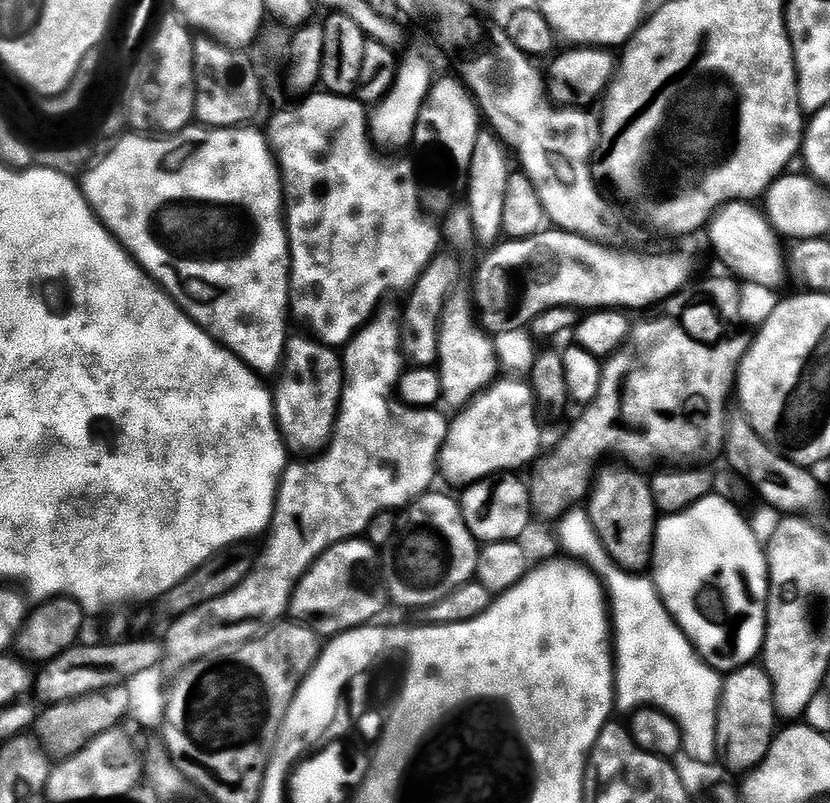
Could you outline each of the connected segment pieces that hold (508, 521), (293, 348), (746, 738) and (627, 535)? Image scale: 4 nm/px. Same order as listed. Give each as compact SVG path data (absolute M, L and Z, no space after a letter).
M516 474L489 476L486 480L477 480L463 489L464 497L458 503L470 534L477 542L493 544L503 540L519 541L522 530L534 520L532 494L527 483L519 480Z
M289 335L282 365L285 380L274 388L276 423L280 426L280 435L293 453L300 452L296 454L315 453L332 439L336 414L343 397L344 362L341 353L315 335L307 335Z
M753 662L723 677L720 705L716 715L719 759L728 768L751 770L761 764L778 731L778 713L774 702L774 686L767 670Z
M604 468L597 471L586 511L602 546L620 568L639 573L652 563L652 551L656 545L658 509L652 497L652 485L643 480L632 468Z

